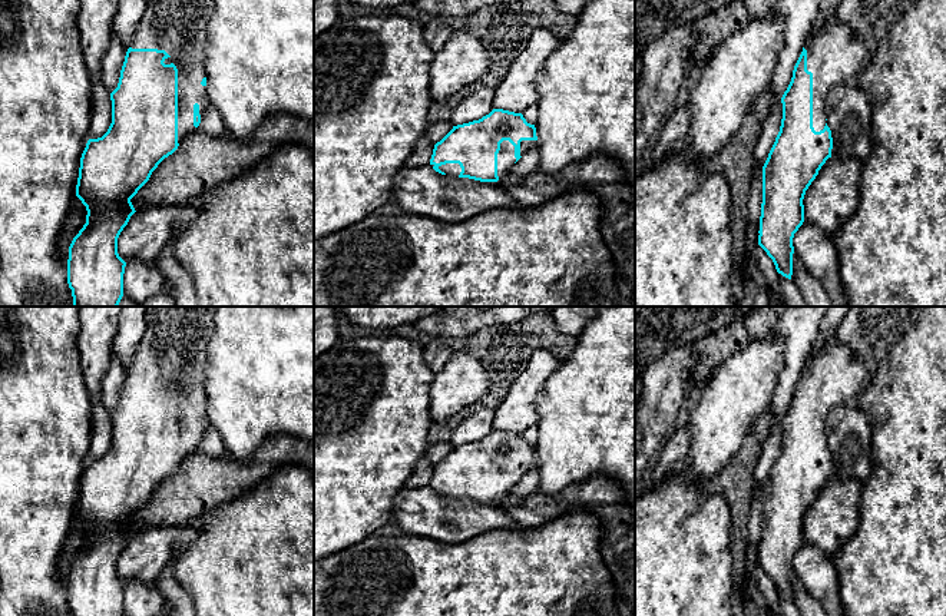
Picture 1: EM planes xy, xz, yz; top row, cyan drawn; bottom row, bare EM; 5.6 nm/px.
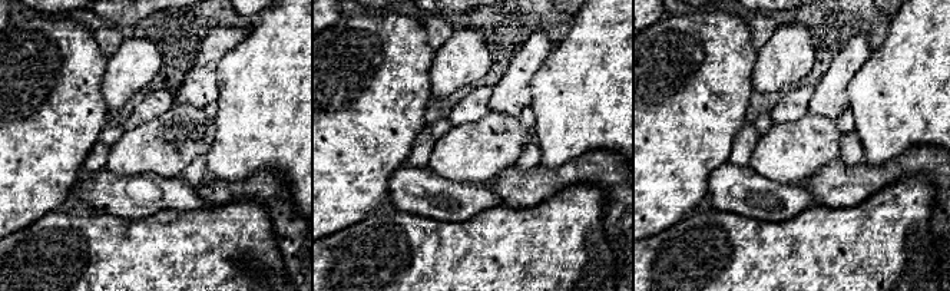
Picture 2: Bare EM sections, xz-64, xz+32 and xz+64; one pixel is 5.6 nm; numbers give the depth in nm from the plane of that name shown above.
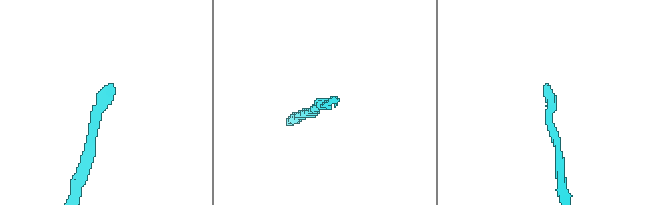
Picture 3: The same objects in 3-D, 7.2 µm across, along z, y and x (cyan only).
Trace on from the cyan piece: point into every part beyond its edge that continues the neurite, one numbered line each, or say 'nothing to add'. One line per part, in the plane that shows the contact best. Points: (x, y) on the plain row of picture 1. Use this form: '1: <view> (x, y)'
1: xy (177, 338)

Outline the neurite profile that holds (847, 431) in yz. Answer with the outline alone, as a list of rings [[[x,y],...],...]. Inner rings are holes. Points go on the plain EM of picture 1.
[[[841,404],[830,410],[824,424],[827,447],[831,451],[831,477],[856,478],[861,484],[870,476],[870,438],[871,430],[866,414],[851,404]]]

